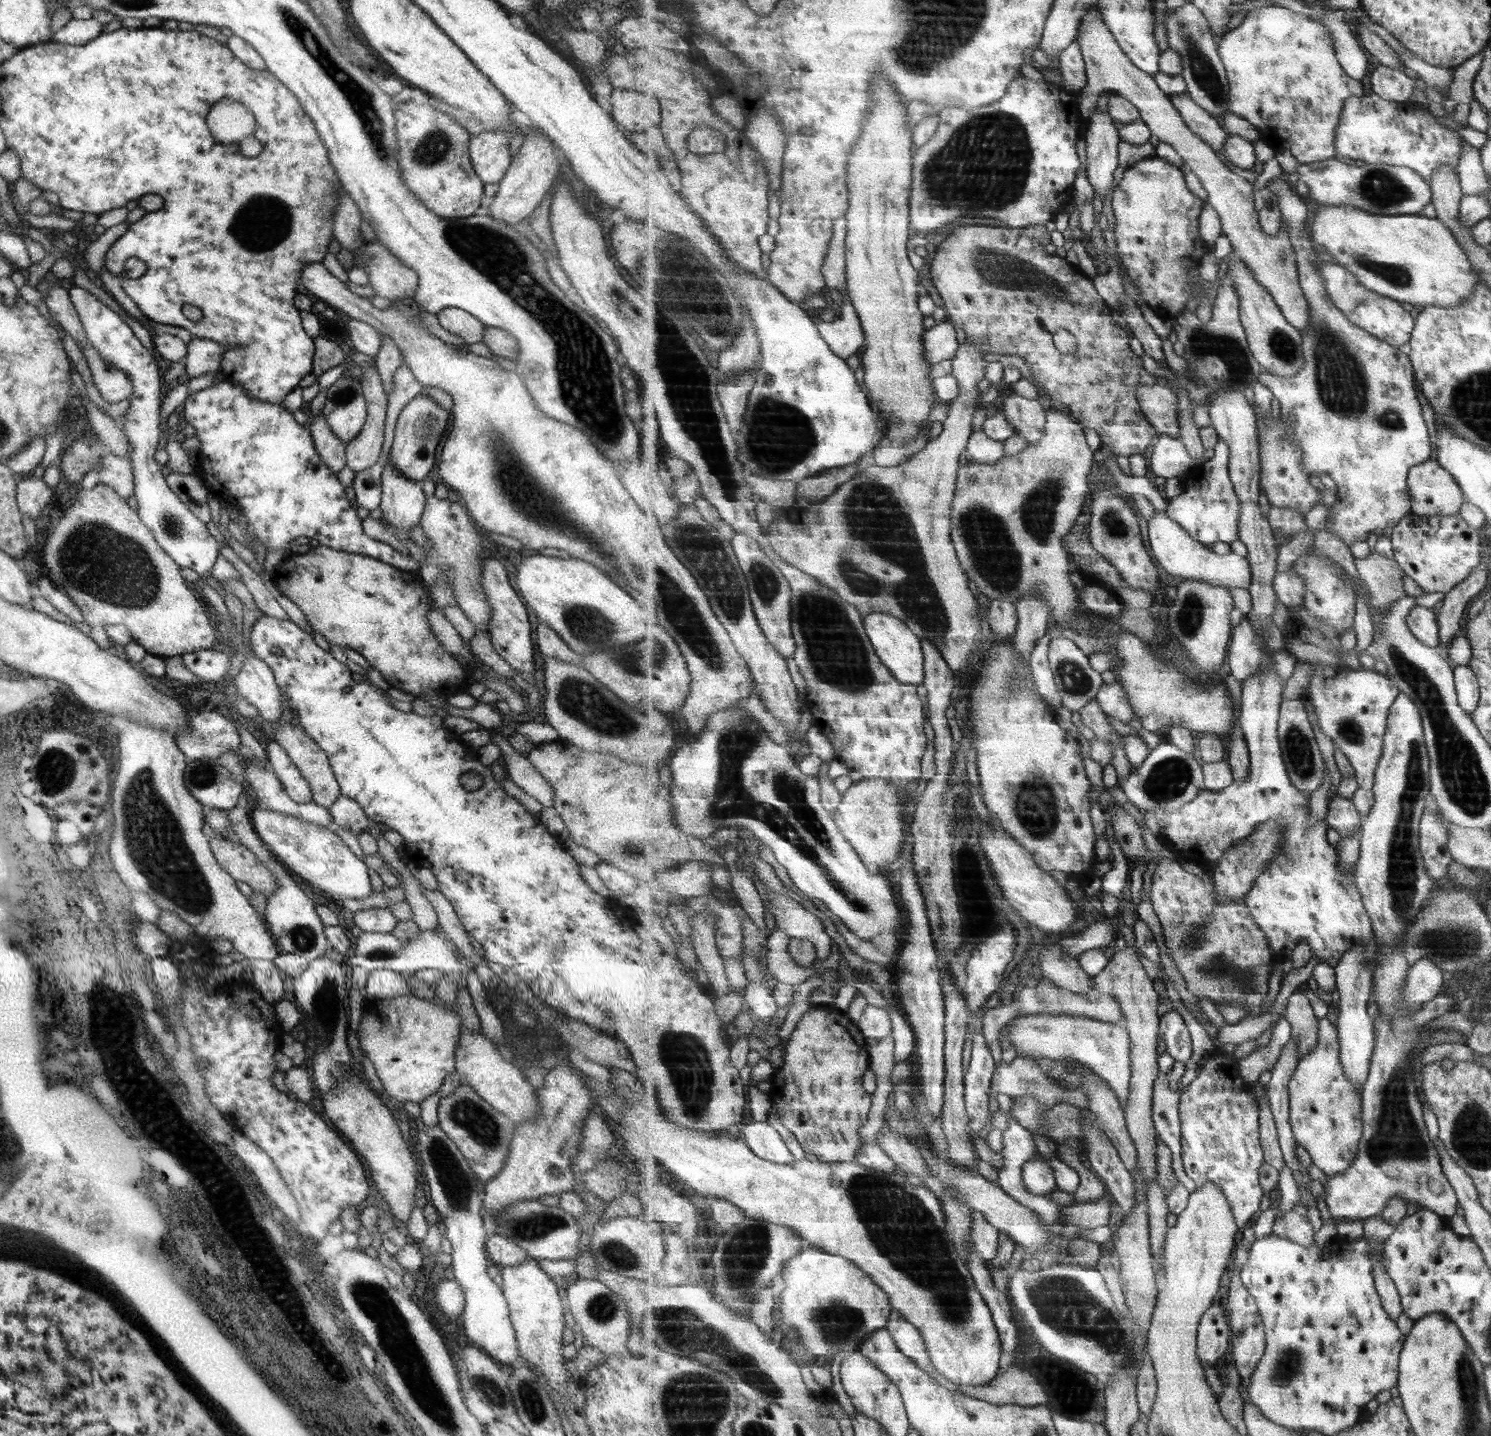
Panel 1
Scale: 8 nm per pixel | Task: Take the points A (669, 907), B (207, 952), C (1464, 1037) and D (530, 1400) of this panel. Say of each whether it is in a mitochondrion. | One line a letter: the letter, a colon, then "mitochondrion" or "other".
A: other
B: other
C: other
D: mitochondrion

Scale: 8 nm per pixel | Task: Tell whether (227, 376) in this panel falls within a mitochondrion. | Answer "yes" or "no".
no

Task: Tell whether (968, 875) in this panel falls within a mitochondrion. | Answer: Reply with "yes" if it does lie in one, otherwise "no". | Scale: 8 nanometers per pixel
no

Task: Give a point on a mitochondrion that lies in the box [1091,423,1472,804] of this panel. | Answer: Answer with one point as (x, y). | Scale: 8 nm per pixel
(1298, 749)

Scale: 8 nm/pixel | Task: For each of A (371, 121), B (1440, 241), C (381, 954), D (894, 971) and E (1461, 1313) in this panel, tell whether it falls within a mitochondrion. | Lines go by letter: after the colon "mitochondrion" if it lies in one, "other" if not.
A: mitochondrion
B: other
C: mitochondrion
D: other
E: other

